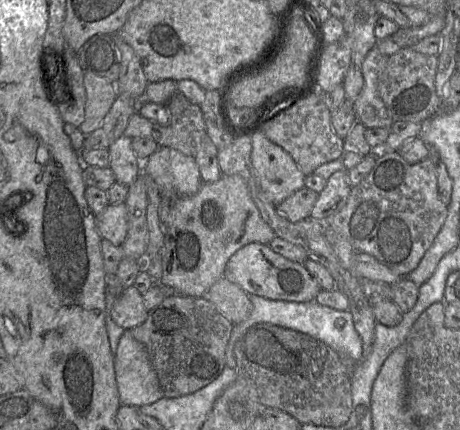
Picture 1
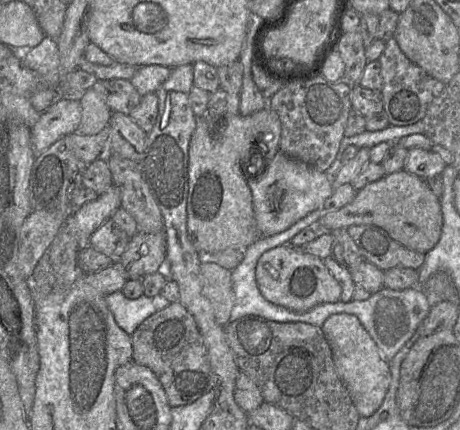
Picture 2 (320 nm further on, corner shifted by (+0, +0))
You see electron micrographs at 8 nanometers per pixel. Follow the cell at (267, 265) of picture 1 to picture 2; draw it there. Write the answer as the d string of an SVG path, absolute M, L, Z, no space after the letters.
M291 245L270 249L259 258L255 278L262 296L269 302L295 312L340 301L342 288L324 264L323 259L304 253Z

